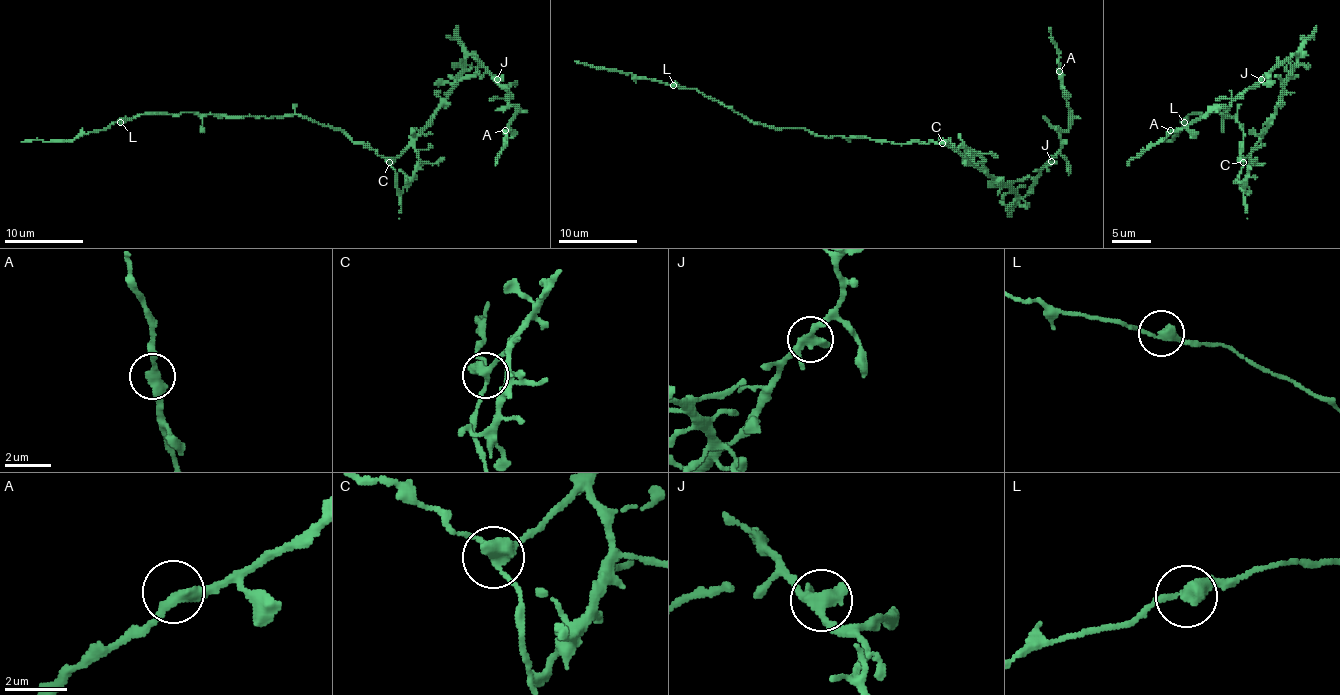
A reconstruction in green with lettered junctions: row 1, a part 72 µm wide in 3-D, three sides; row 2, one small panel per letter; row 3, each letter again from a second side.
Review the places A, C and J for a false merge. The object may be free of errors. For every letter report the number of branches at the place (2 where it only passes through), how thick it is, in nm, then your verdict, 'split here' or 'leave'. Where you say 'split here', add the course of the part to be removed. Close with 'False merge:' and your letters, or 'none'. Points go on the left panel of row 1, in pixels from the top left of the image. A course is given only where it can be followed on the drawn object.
A: 2 | 360 nm | leave
C: 3 | 340 nm | leave
J: 3 | 320 nm | leave
False merge: none

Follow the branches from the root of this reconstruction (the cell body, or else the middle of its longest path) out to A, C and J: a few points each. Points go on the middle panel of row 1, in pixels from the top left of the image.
A: (927, 144), (950, 146), (1017, 197), (1023, 197), (1061, 148), (1061, 134), (1068, 128), (1068, 104), (1059, 71)
C: (927, 144), (943, 144)
J: (927, 144), (950, 146), (1017, 197), (1029, 191), (1033, 179), (1051, 161)

